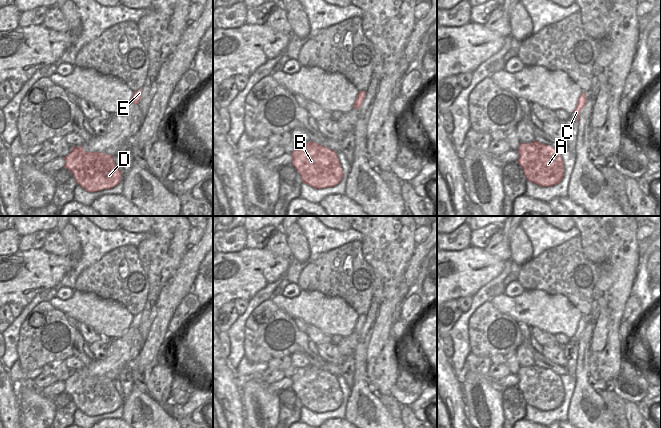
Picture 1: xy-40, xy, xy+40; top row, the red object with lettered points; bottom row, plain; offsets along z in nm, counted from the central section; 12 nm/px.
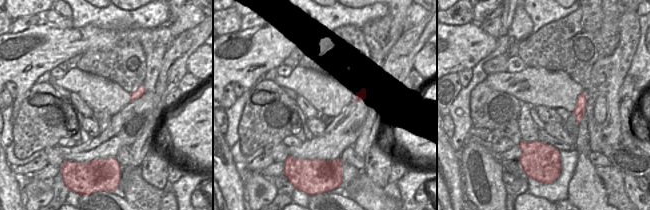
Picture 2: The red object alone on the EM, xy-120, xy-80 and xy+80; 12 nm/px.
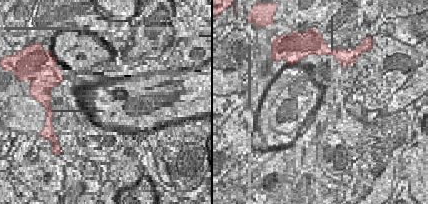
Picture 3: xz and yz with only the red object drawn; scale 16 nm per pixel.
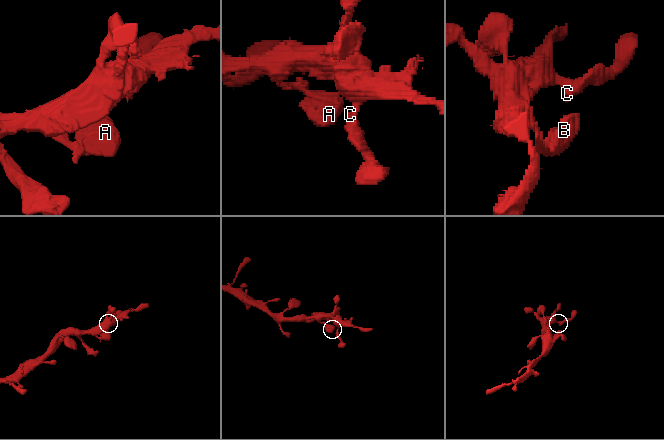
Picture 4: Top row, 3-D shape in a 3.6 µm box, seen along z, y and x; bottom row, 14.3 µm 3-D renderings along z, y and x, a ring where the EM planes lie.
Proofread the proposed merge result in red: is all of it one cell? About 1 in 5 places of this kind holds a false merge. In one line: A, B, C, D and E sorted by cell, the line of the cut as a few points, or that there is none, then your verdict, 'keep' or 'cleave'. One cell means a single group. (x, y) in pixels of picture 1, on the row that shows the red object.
A B C D E | no cut | keep

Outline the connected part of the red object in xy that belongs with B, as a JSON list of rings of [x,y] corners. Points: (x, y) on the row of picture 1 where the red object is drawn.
[[[313,143],[296,144],[291,164],[309,186],[322,189],[338,185],[343,177],[335,151]]]

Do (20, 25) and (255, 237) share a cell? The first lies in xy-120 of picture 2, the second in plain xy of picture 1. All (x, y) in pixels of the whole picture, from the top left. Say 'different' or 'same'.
same

